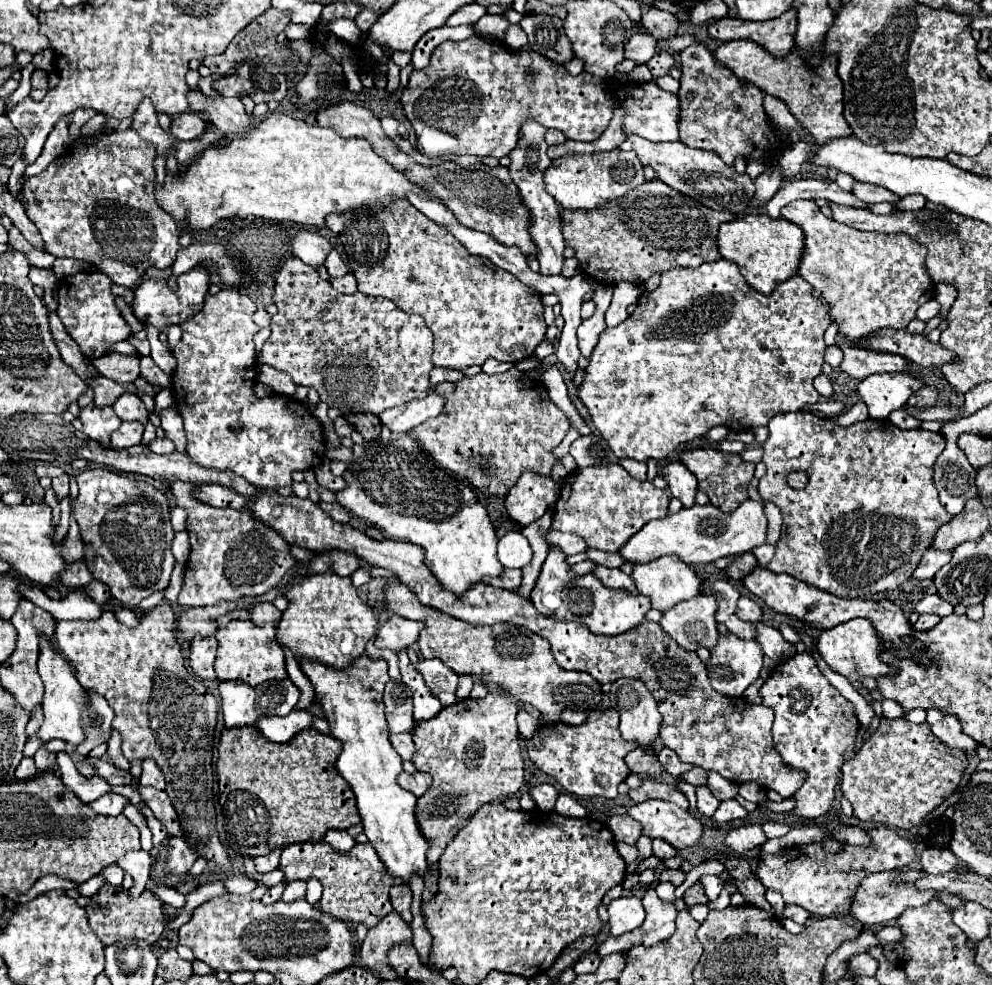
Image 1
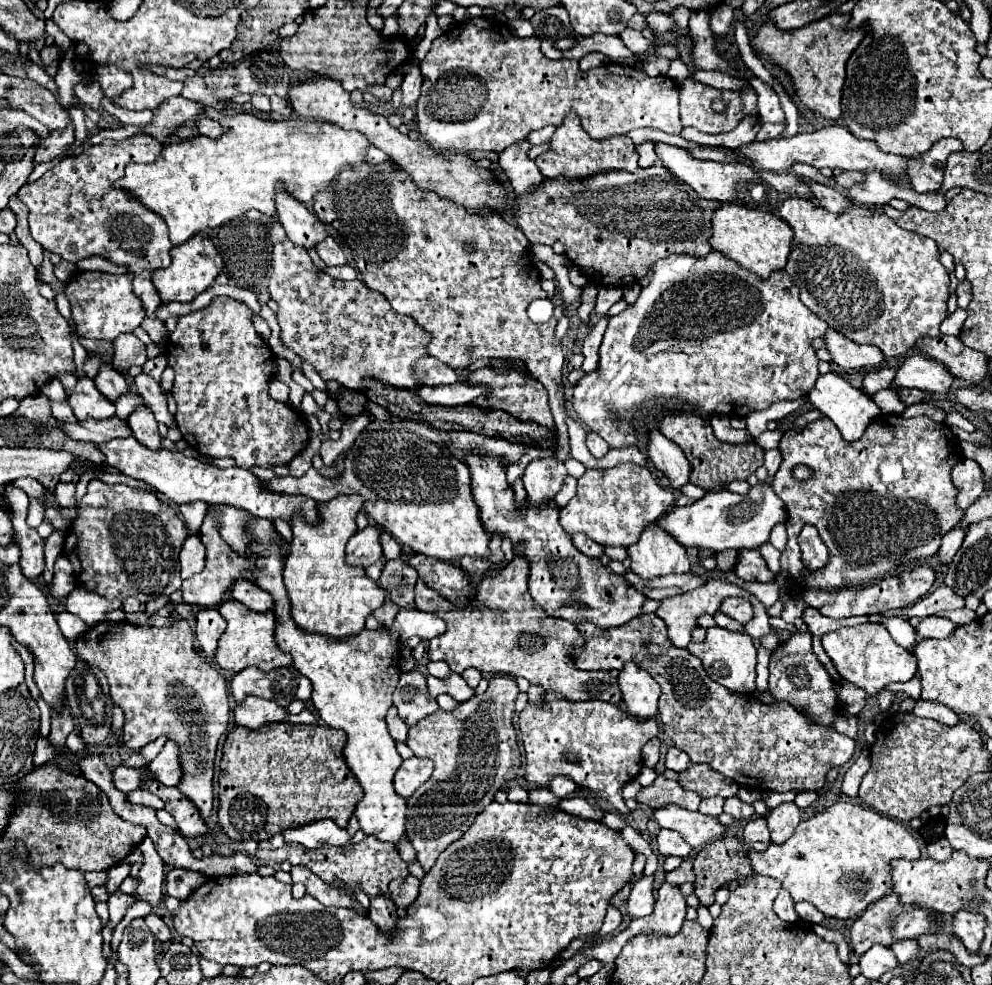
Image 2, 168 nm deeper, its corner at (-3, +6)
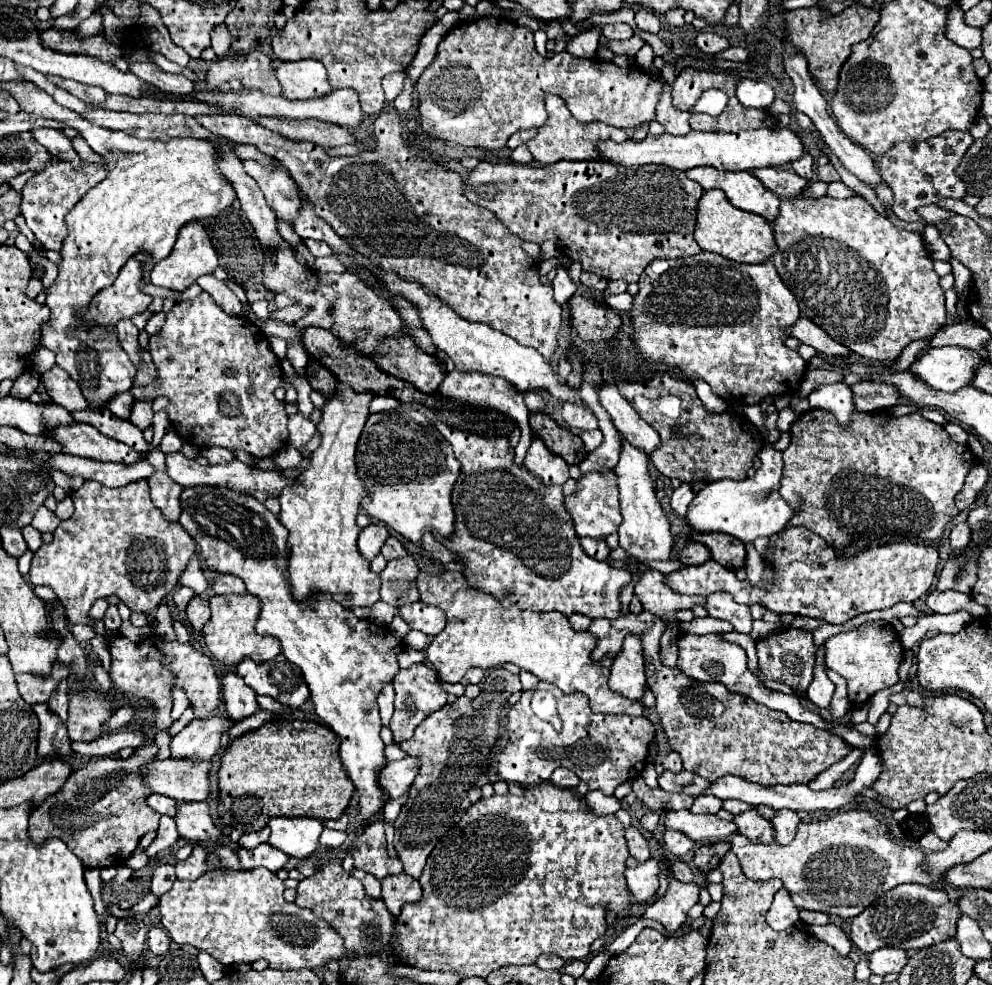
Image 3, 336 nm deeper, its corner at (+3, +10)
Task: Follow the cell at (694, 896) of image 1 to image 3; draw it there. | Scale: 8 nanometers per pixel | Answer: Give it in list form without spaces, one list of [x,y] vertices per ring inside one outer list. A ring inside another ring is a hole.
[[[710,843],[710,845],[702,845],[700,849],[696,849],[696,855],[694,855],[694,863],[700,871],[712,871],[718,867],[722,855],[726,855],[726,851],[730,851],[730,843]]]

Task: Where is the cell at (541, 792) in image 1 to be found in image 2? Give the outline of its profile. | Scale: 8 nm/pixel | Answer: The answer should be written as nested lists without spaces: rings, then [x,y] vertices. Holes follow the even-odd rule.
[[[554,777],[548,785],[548,789],[558,797],[558,799],[564,799],[564,797],[570,797],[572,791],[576,789],[576,783],[570,781],[568,777]]]

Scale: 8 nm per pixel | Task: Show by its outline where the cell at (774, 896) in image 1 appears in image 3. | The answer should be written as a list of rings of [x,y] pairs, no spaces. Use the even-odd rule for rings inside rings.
[[[780,889],[774,897],[774,903],[766,915],[768,919],[768,925],[776,931],[784,931],[792,925],[798,923],[798,913],[800,909],[796,909],[796,905],[792,905],[792,899],[788,897],[788,891],[786,889]]]

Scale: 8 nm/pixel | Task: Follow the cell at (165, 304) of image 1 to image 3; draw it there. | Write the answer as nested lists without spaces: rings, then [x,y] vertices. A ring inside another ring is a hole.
[[[190,221],[184,225],[184,229],[180,229],[176,245],[172,249],[172,253],[164,259],[158,261],[152,269],[152,283],[160,285],[160,287],[168,287],[172,291],[184,291],[186,287],[190,287],[200,275],[204,273],[214,273],[214,269],[218,267],[218,255],[212,247],[212,241],[206,233],[206,229],[198,223],[198,221]]]

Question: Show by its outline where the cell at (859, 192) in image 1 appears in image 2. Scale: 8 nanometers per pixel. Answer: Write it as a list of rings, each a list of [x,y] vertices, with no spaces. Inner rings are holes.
[[[842,171],[842,173],[840,173],[840,175],[836,175],[834,179],[836,179],[836,183],[838,183],[840,187],[850,189],[852,185],[862,183],[866,177],[864,177],[864,173],[846,173],[846,171]]]

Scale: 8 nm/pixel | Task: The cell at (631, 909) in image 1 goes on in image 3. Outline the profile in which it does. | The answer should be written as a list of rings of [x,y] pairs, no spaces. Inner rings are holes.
[[[648,859],[646,863],[640,863],[634,869],[624,869],[624,877],[628,881],[630,893],[636,897],[638,903],[646,903],[654,897],[658,891],[658,877],[660,877],[660,867],[656,859]]]

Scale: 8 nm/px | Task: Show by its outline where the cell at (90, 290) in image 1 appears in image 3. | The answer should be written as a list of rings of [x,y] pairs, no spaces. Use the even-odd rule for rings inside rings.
[[[130,259],[118,273],[118,279],[108,287],[96,293],[90,309],[84,315],[86,325],[104,325],[114,327],[122,317],[134,317],[148,309],[152,297],[142,293],[142,263]]]

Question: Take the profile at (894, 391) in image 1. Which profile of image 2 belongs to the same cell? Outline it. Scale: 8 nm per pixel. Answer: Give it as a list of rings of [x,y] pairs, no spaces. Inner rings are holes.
[[[912,355],[908,357],[896,371],[896,377],[892,379],[892,389],[924,389],[924,391],[936,391],[936,393],[948,393],[954,377],[950,371],[934,361],[926,359],[922,355]]]

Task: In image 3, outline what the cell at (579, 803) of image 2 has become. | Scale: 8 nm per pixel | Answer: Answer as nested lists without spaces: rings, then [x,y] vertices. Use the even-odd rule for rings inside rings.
[[[590,791],[586,795],[586,801],[588,801],[588,807],[596,813],[596,815],[608,815],[608,813],[616,813],[622,805],[616,797],[608,797],[600,791]]]

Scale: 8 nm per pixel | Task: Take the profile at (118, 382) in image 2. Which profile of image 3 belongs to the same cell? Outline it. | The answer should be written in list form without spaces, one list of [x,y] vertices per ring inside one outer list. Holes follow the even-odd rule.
[[[120,393],[120,397],[114,397],[110,403],[108,403],[108,409],[118,417],[118,419],[130,419],[130,413],[132,413],[132,403],[134,403],[134,397],[130,393]]]

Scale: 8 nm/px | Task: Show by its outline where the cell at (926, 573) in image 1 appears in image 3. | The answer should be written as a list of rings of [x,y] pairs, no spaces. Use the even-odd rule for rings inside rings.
[[[958,523],[950,533],[950,547],[952,549],[962,549],[970,543],[970,539],[972,539],[970,525],[968,523]]]

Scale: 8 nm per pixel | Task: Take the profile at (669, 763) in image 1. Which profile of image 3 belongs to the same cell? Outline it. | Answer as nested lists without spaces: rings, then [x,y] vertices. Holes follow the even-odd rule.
[[[668,753],[664,759],[662,759],[662,767],[666,771],[672,771],[672,773],[680,773],[682,771],[682,759],[678,753]]]

